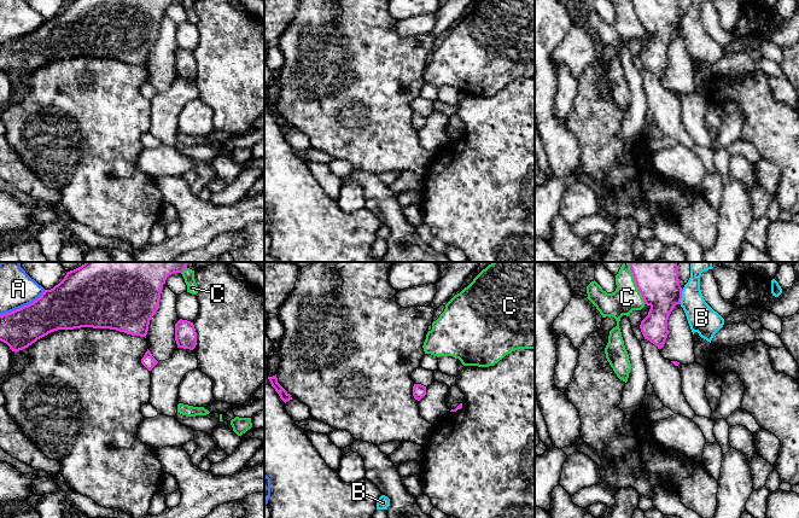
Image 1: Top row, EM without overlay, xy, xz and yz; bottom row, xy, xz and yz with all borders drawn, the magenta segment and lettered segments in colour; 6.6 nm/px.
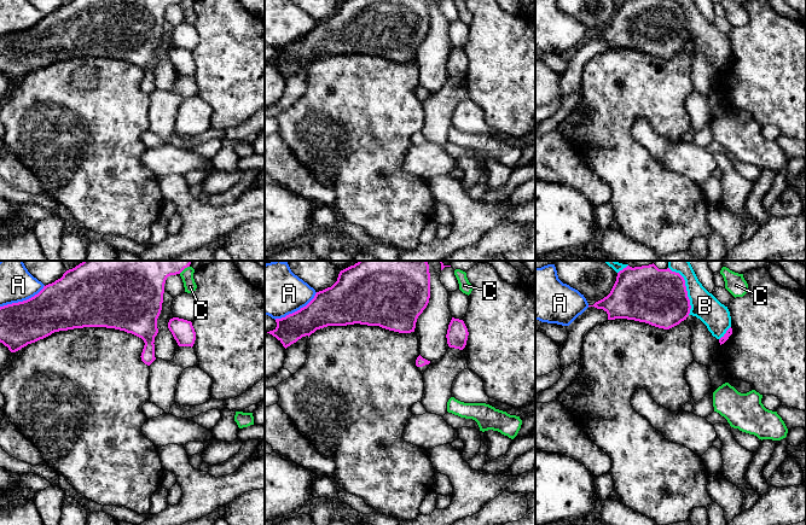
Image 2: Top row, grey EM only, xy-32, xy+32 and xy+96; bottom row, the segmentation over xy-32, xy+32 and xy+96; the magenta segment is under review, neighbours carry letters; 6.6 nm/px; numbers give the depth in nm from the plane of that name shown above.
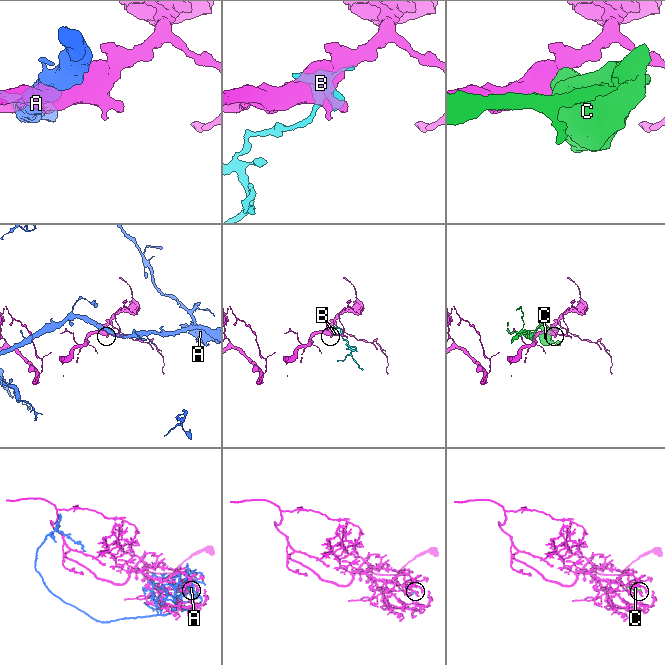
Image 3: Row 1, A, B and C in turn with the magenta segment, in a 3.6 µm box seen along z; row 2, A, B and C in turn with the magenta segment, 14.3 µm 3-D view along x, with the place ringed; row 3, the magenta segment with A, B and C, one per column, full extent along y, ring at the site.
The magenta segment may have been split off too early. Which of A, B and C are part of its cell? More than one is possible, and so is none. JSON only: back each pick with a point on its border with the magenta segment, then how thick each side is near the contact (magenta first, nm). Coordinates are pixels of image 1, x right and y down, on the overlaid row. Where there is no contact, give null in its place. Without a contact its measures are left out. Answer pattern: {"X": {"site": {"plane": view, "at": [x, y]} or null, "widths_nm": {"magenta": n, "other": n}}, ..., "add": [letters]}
{"add": []}

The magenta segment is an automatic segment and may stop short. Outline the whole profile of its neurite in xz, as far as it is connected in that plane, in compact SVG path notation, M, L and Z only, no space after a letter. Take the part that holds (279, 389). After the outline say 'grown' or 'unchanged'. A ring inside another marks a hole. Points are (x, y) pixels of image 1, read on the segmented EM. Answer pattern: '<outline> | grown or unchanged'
M276 374L273 377L268 377L272 386L279 394L280 398L286 403L287 401L292 400L291 395L278 383Z | unchanged

